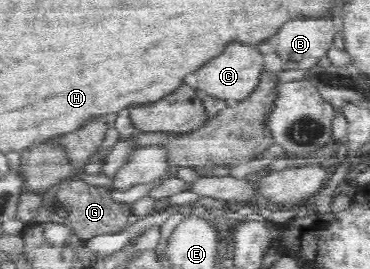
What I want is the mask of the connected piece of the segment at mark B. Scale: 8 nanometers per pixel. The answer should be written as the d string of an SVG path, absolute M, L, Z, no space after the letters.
M332 16L326 19L301 20L295 24L283 24L277 32L276 53L284 70L311 69L326 56L339 30L338 21Z

